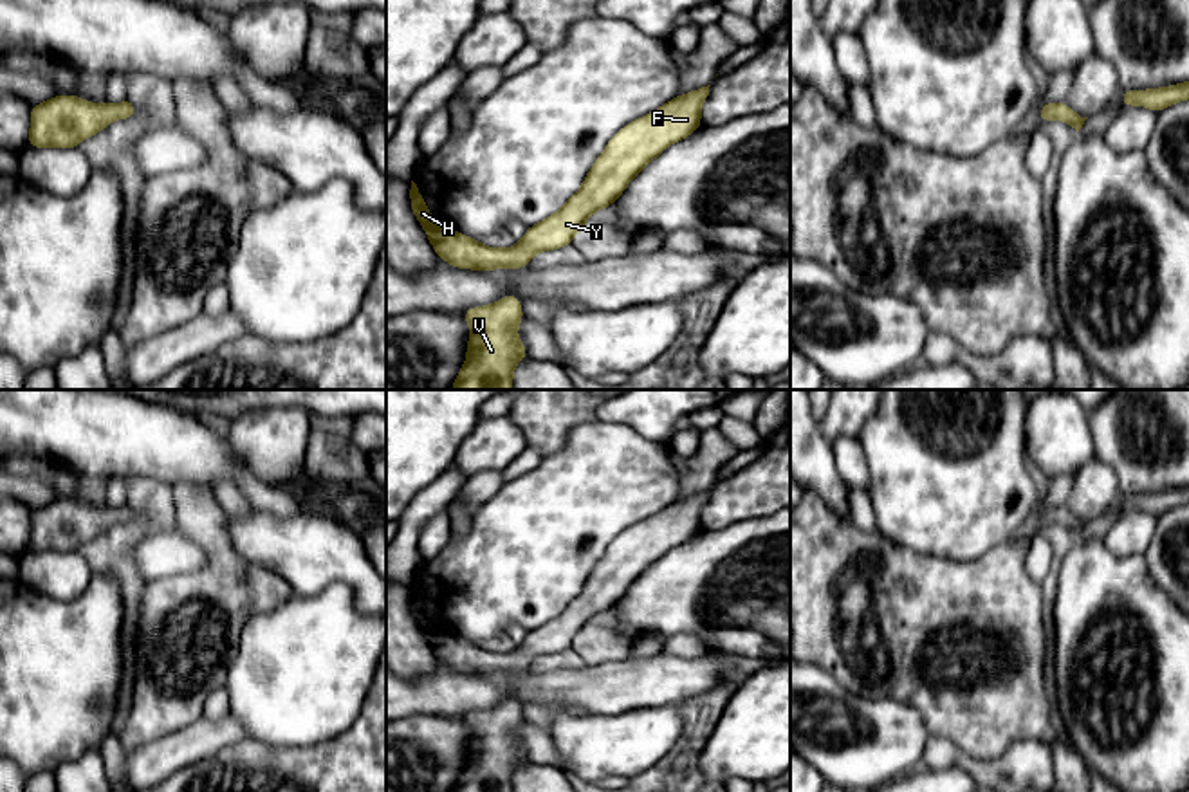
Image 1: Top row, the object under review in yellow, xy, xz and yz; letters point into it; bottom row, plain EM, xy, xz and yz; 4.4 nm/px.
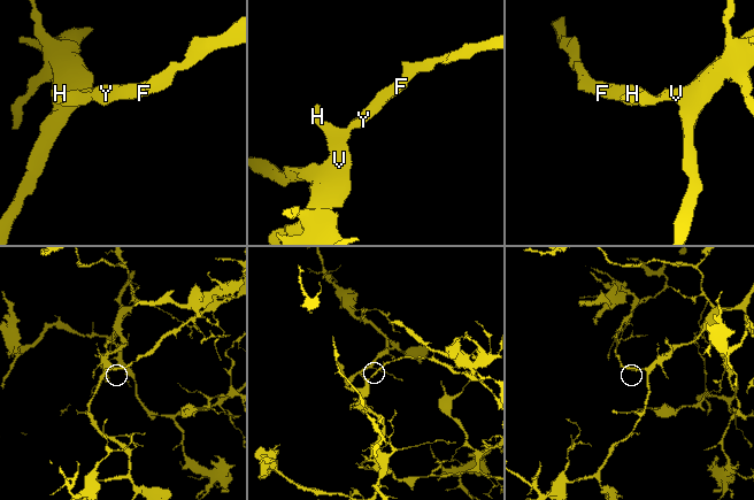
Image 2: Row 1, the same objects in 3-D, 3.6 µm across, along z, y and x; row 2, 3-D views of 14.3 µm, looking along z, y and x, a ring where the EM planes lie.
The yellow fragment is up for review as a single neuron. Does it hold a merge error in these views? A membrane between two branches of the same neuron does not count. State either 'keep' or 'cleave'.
keep

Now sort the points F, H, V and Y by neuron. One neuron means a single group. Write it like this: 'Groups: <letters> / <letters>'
Groups: F H V Y

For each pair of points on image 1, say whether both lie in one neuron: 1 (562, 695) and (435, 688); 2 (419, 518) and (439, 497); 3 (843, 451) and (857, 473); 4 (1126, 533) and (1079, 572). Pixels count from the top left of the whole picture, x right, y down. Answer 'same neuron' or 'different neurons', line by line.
1: same neuron
2: same neuron
3: same neuron
4: different neurons

